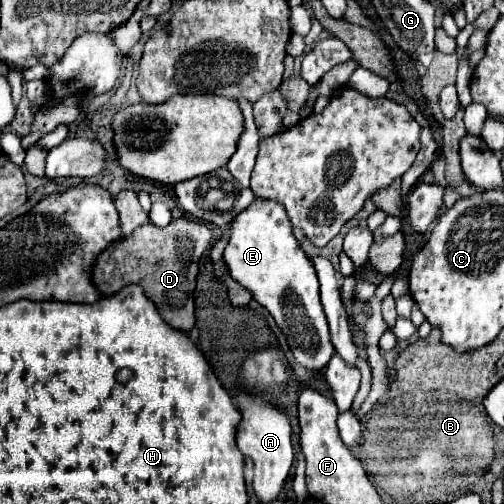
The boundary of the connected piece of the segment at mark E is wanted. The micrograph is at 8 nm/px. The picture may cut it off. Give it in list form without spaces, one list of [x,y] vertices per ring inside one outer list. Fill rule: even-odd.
[[[255,197],[255,201],[229,223],[229,243],[223,251],[223,261],[231,271],[231,277],[251,291],[253,299],[273,315],[291,345],[295,361],[307,369],[323,369],[335,349],[319,301],[319,281],[311,259],[293,235],[283,205]]]

